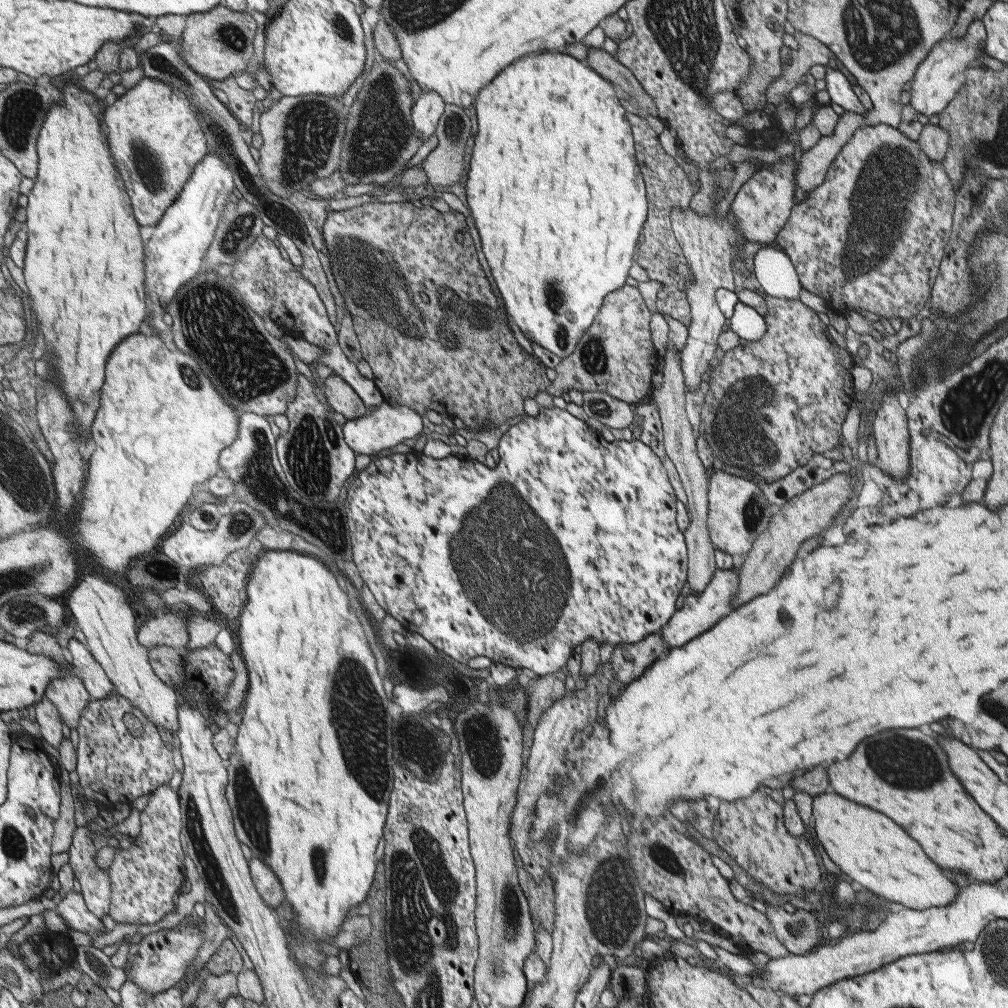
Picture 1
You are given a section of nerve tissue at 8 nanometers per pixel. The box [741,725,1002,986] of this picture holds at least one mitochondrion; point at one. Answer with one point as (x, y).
(912, 756)

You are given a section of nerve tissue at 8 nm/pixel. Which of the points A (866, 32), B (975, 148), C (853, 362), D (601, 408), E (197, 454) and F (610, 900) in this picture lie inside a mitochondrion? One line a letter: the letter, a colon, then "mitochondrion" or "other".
A: mitochondrion
B: mitochondrion
C: other
D: mitochondrion
E: mitochondrion
F: mitochondrion

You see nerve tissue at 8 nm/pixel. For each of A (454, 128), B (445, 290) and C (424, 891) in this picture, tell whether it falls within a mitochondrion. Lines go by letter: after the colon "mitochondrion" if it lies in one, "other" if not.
A: mitochondrion
B: mitochondrion
C: mitochondrion

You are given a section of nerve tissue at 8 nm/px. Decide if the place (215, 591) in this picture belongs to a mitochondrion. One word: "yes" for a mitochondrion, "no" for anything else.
no

